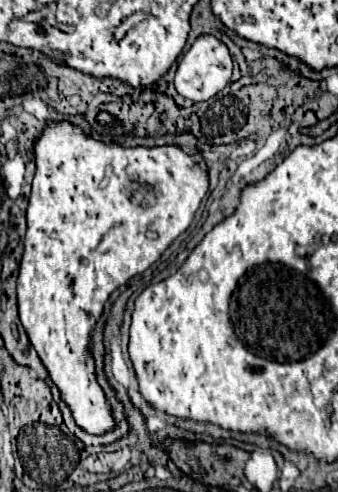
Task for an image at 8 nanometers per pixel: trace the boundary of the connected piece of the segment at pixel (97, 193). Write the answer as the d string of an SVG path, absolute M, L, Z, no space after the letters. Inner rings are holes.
M54 122L50 126L44 128L40 140L34 146L34 160L36 160L36 174L34 174L34 182L32 182L32 194L30 194L30 204L26 210L26 222L28 222L28 230L24 236L24 254L19 262L17 277L17 304L18 314L22 320L22 326L30 338L30 342L34 344L38 356L42 358L44 366L48 368L54 384L58 386L64 402L70 406L72 416L76 420L76 424L90 432L90 434L104 434L108 430L114 428L114 418L110 414L110 408L106 404L104 392L96 382L94 376L94 360L88 354L88 342L90 342L90 330L94 326L94 322L98 320L98 316L104 310L104 302L108 300L108 296L122 284L126 284L132 276L142 274L152 262L156 262L160 258L160 254L170 246L170 242L180 236L192 222L202 198L208 192L208 166L204 162L202 156L194 156L194 154L186 154L182 148L178 146L162 146L162 148L122 148L122 146L114 146L114 144L104 144L98 142L94 138L84 136L84 132L68 122Z

